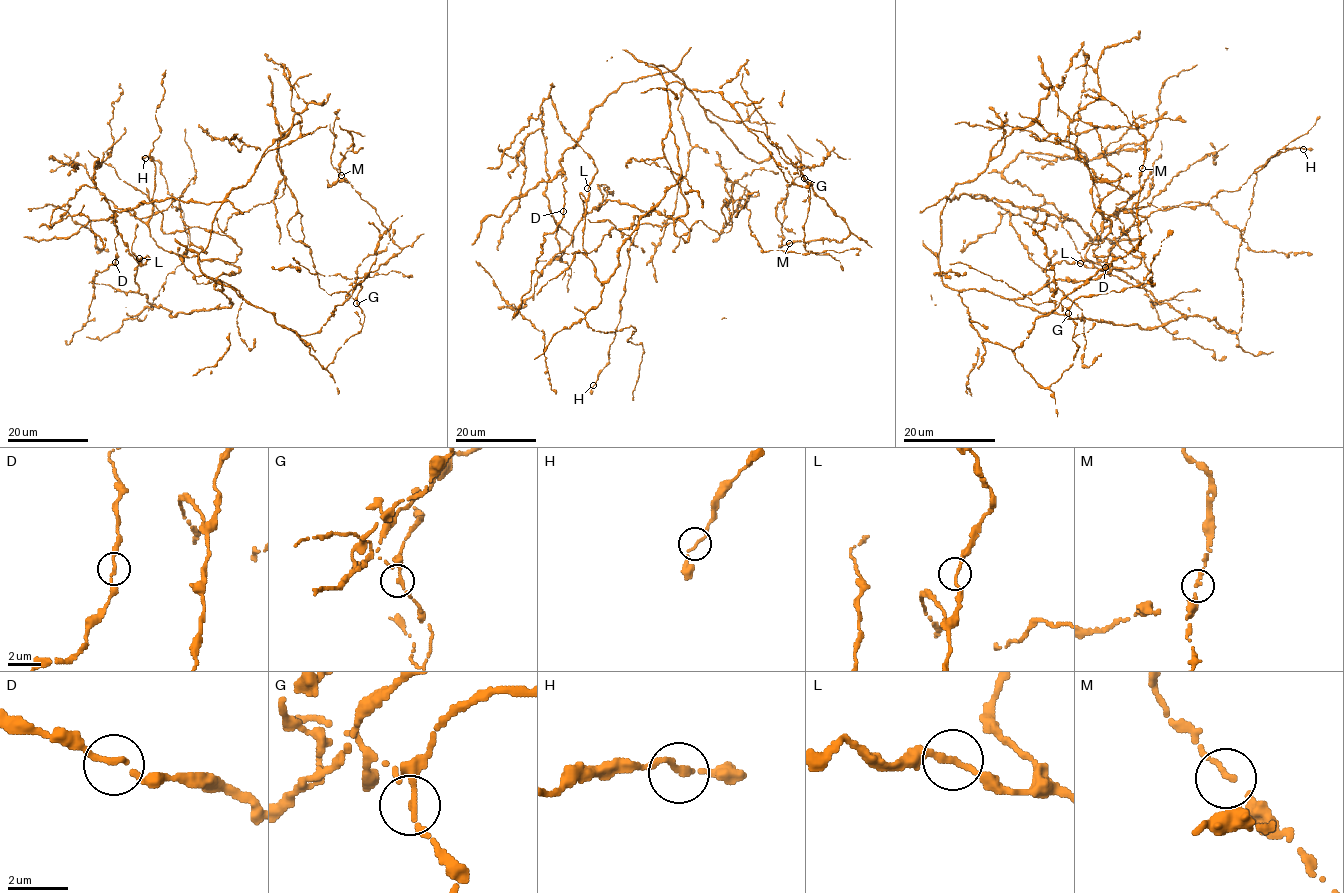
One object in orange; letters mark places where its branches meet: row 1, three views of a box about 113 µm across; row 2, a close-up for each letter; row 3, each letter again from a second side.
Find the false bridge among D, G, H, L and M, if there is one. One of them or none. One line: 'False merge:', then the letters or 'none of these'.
False merge: G

